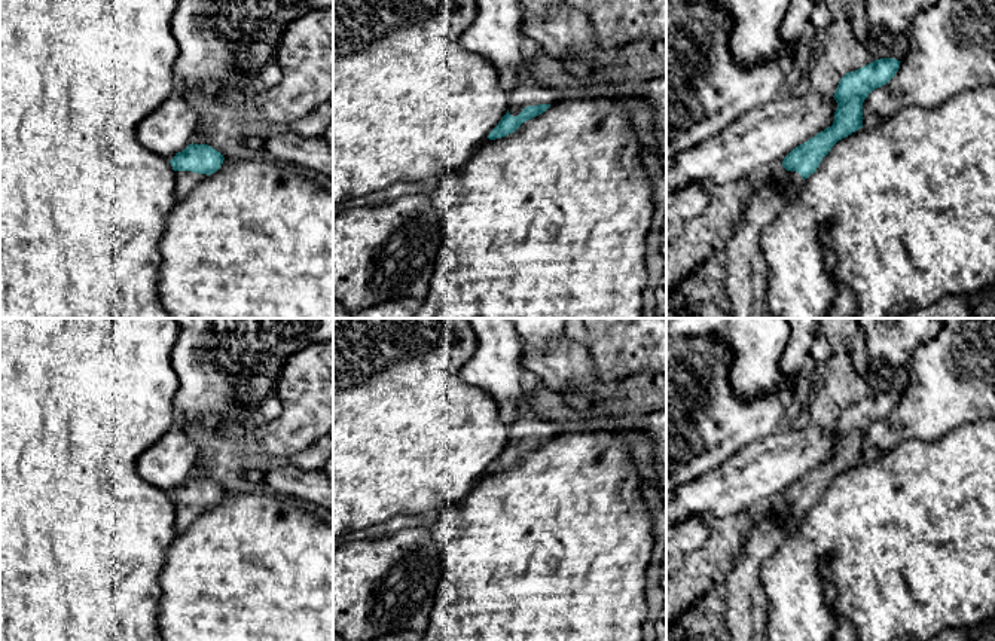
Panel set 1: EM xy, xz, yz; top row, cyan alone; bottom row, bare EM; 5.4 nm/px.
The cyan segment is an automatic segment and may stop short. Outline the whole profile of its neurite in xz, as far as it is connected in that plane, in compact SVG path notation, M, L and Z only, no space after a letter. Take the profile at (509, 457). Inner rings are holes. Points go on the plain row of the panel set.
M534 410L516 415L509 430L509 443L489 466L489 473L515 466L524 455L541 448L558 433L556 425L541 419Z

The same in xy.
M189 477L170 494L176 504L177 534L186 531L204 512L216 506L225 491L208 477Z

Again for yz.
M880 391L846 406L833 428L837 436L833 458L793 482L766 515L753 521L741 544L744 555L721 576L726 586L723 617L730 641L767 641L767 598L759 579L760 565L817 504L831 480L863 461L864 433L895 409L900 396Z

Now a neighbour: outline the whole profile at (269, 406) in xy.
M269 394L260 400L257 412L271 421L283 413L283 403L275 394Z

